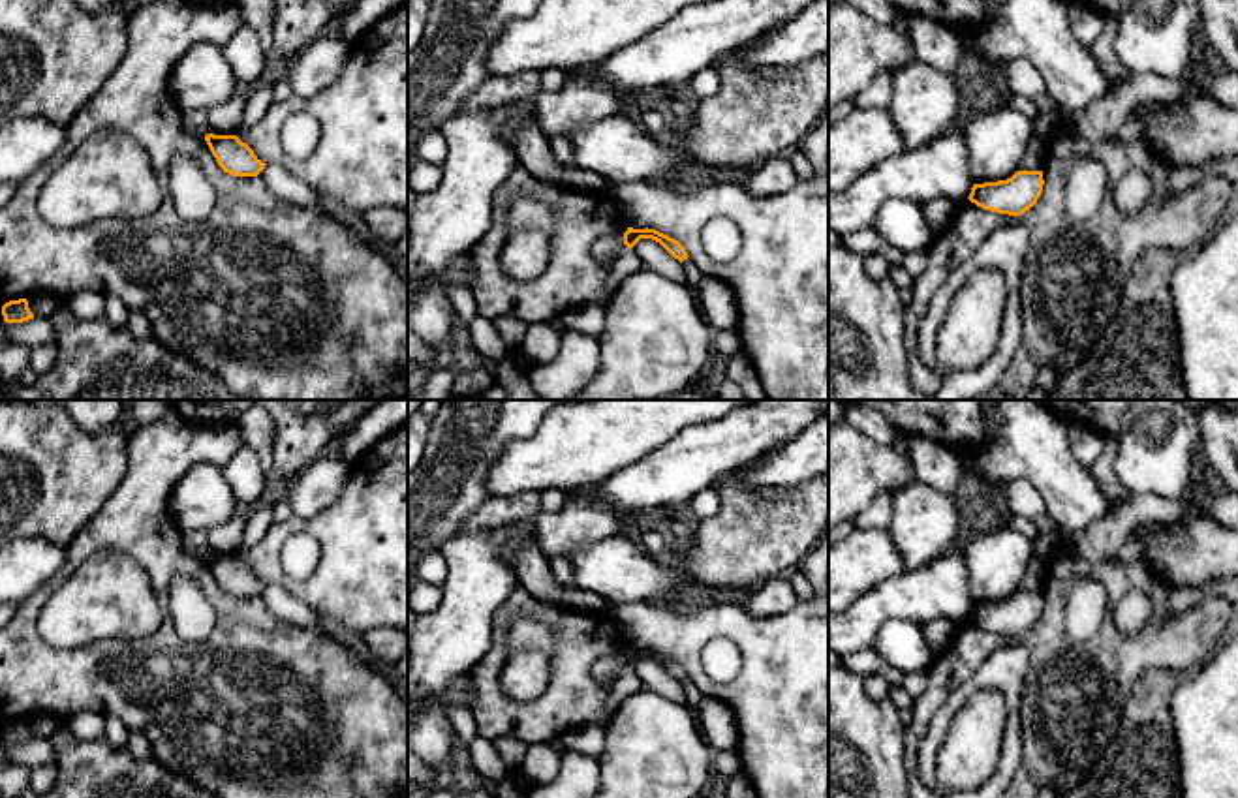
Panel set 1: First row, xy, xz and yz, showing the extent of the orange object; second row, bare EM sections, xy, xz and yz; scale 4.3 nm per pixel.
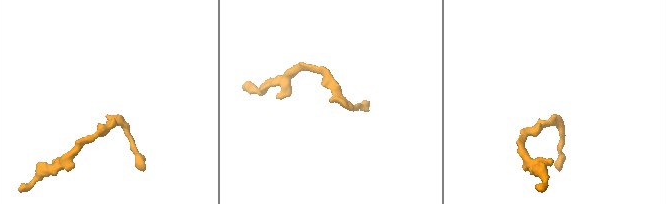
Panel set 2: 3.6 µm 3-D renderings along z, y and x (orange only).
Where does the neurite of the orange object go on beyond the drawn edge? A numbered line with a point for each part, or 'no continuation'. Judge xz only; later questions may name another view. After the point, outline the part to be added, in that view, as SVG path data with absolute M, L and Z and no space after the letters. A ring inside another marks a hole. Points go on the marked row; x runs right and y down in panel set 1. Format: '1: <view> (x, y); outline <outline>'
1: xz (628, 261); outline M624 248L622 253L612 261L611 276L607 282L607 289L614 291L614 287L627 276L637 272L642 267L641 257L633 248Z

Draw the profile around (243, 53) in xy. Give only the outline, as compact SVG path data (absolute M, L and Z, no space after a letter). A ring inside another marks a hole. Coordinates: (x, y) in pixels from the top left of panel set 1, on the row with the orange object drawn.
M244 24L227 38L222 43L222 53L242 90L261 83L271 56L261 49L259 38L250 26Z

